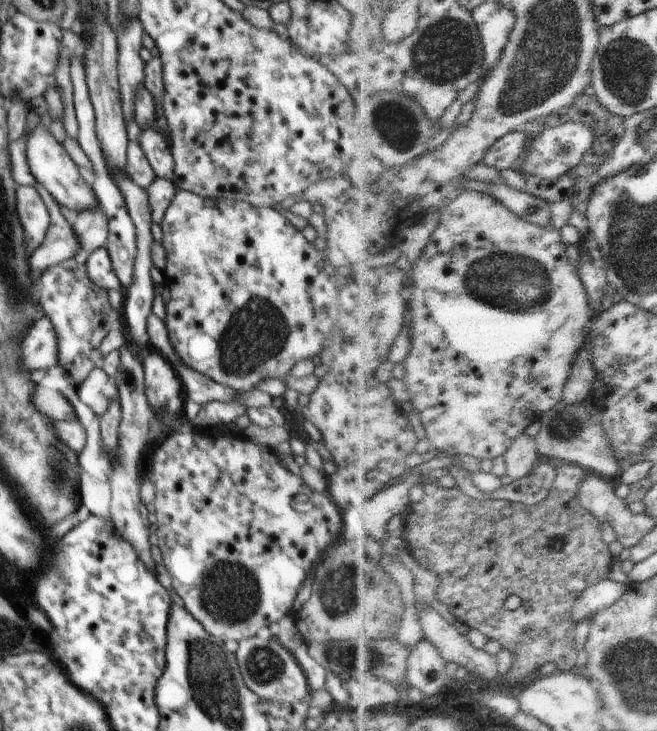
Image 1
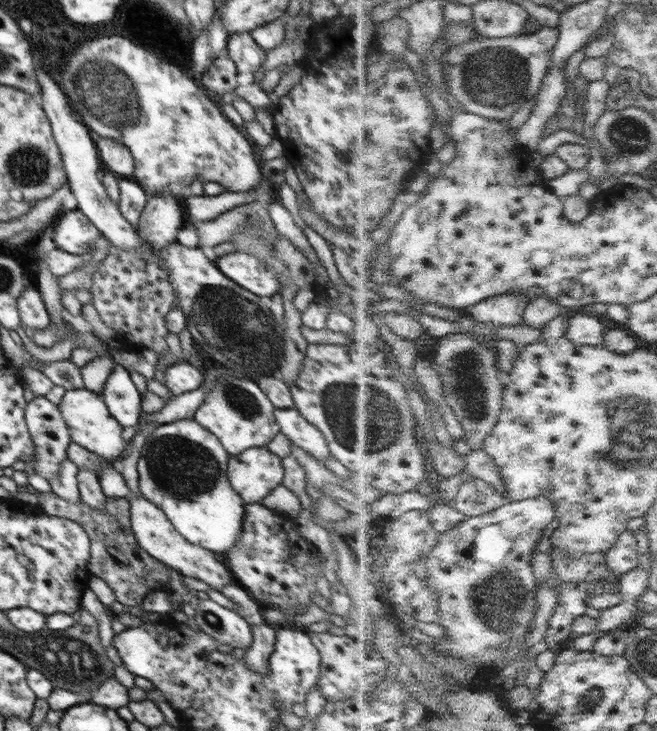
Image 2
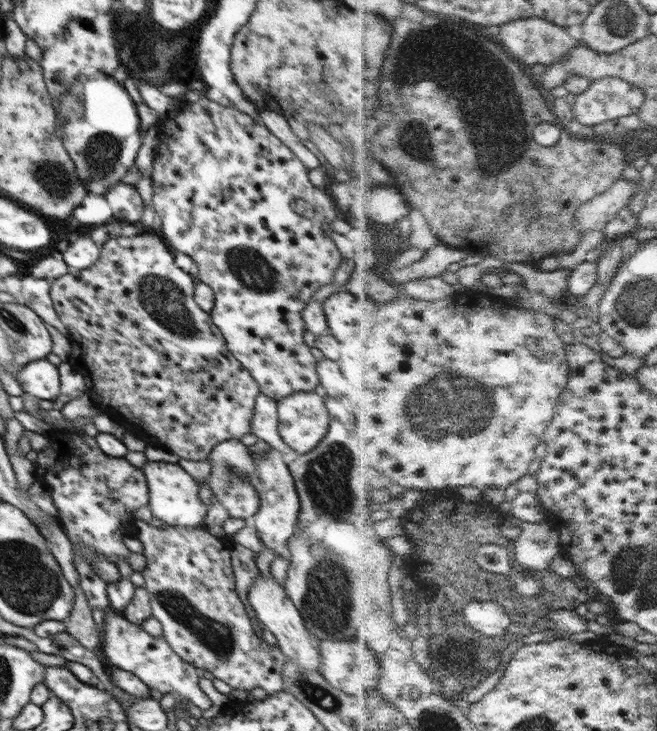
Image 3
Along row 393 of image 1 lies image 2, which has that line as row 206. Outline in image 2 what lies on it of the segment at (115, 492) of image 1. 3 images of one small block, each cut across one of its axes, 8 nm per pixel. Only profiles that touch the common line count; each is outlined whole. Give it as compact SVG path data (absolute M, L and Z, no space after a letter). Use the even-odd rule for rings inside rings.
M120 178L118 182L121 216L132 226L138 227L140 216L147 203L146 191L135 180Z

